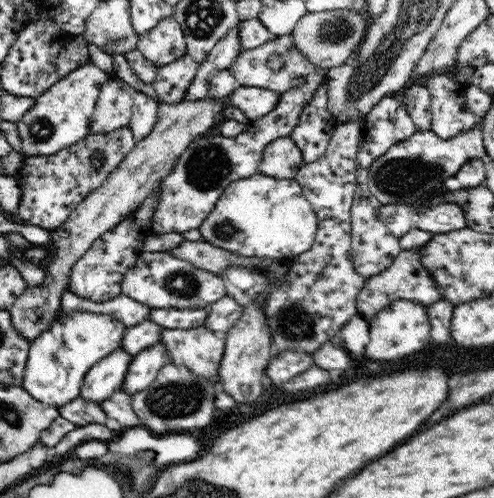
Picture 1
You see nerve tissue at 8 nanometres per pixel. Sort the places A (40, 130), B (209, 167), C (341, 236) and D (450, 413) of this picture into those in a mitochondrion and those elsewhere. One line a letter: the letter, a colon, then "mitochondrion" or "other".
A: mitochondrion
B: mitochondrion
C: other
D: other

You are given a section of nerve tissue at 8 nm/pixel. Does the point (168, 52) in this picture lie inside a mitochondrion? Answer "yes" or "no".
yes

